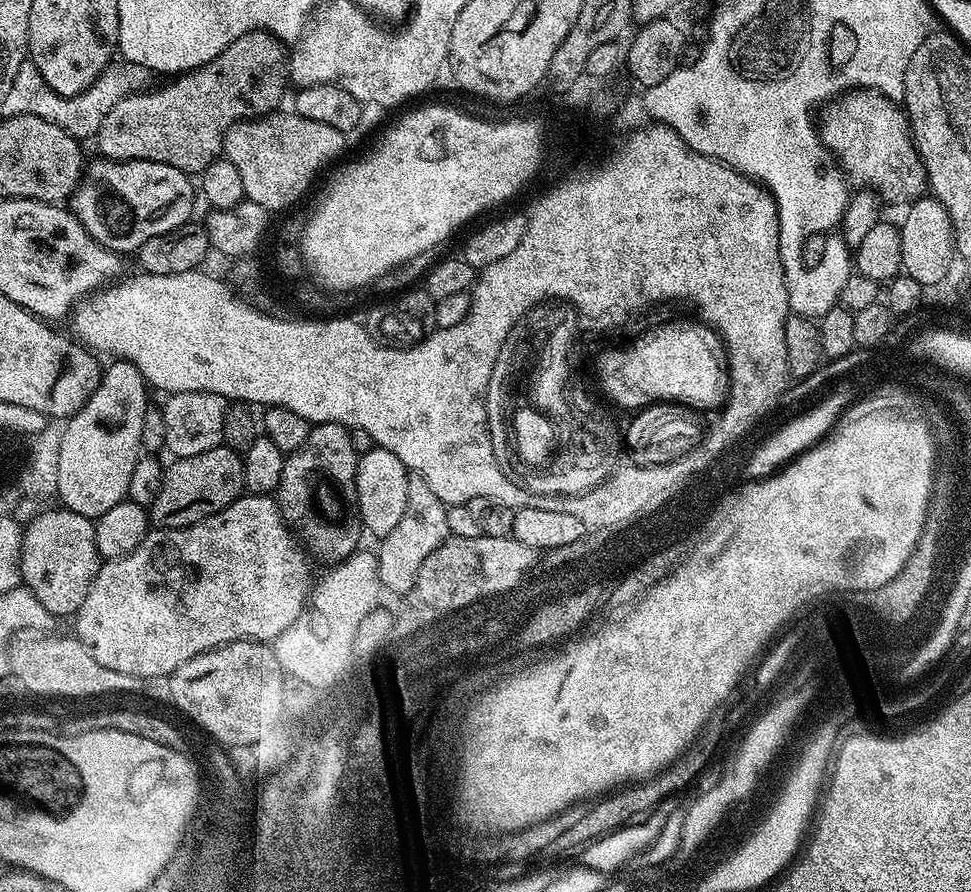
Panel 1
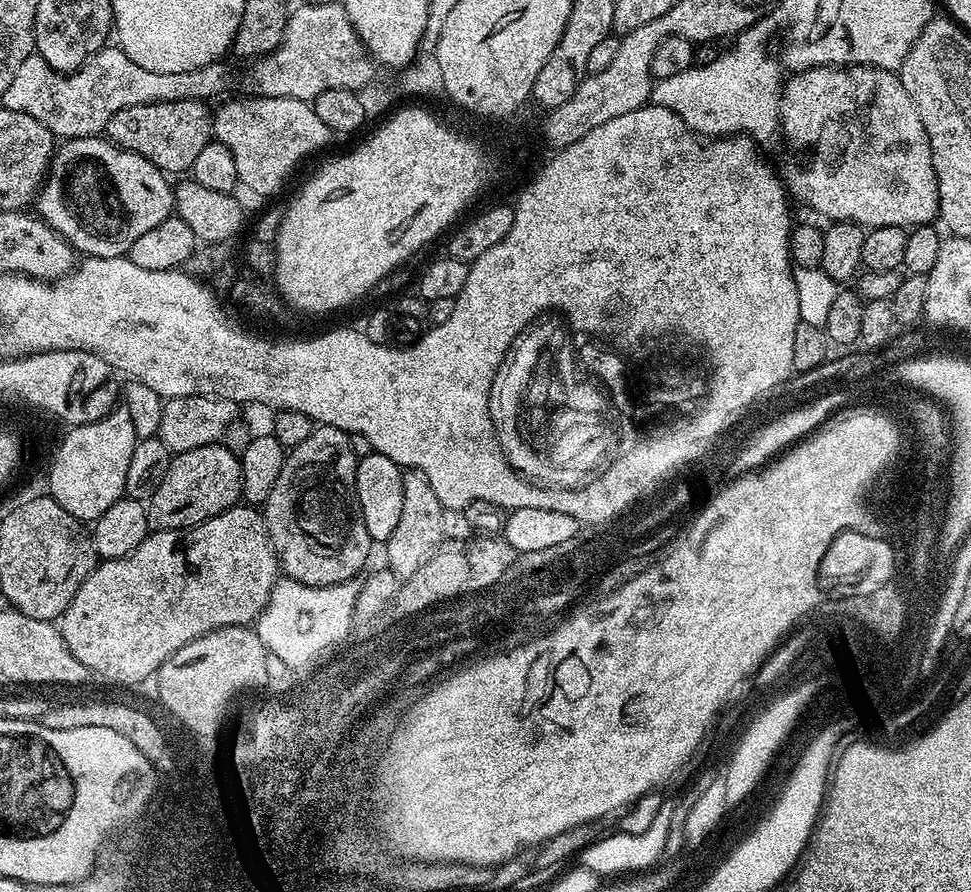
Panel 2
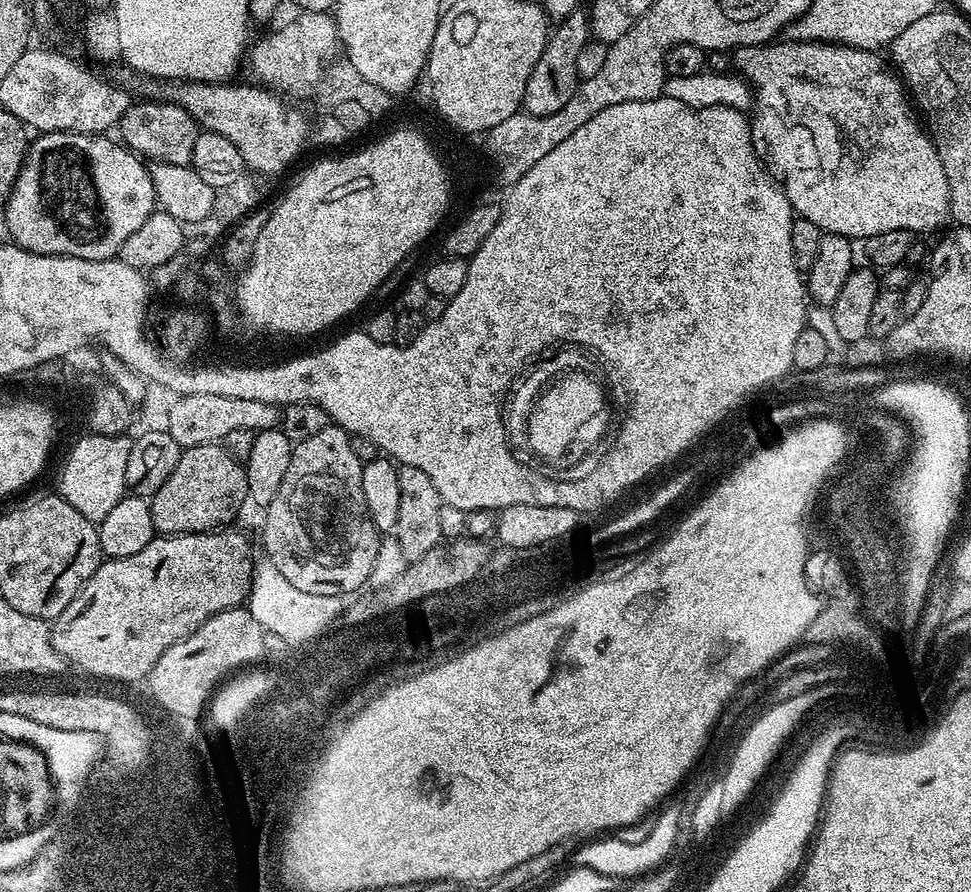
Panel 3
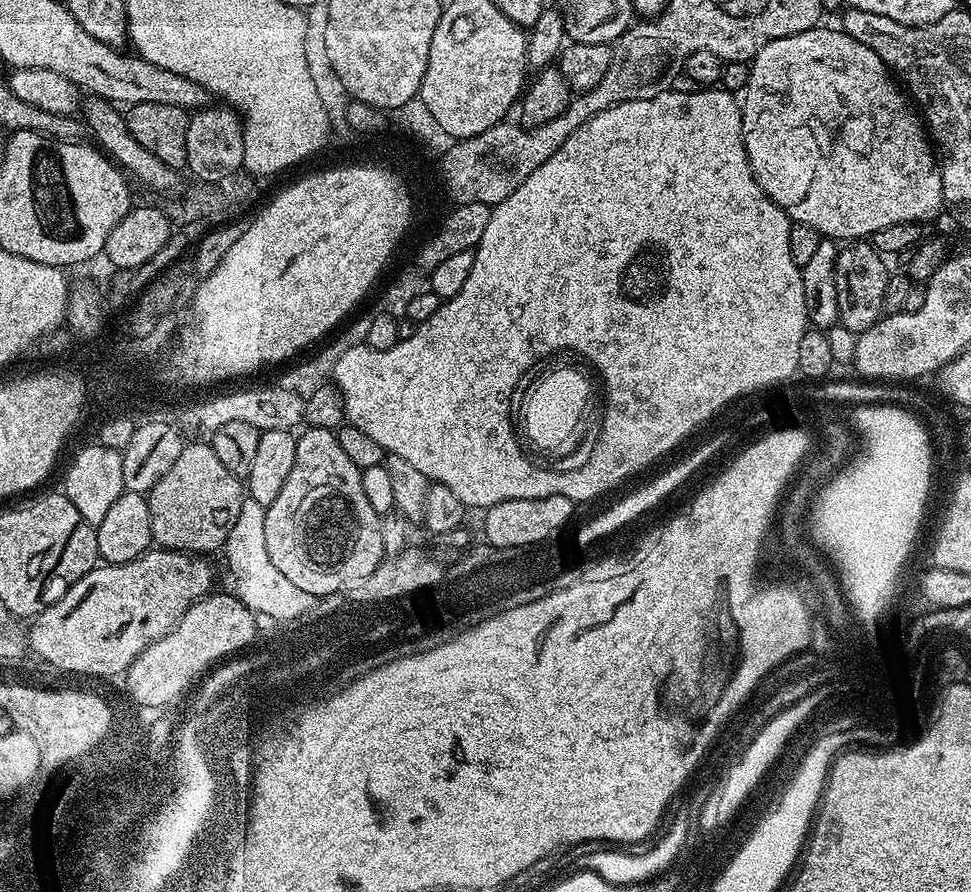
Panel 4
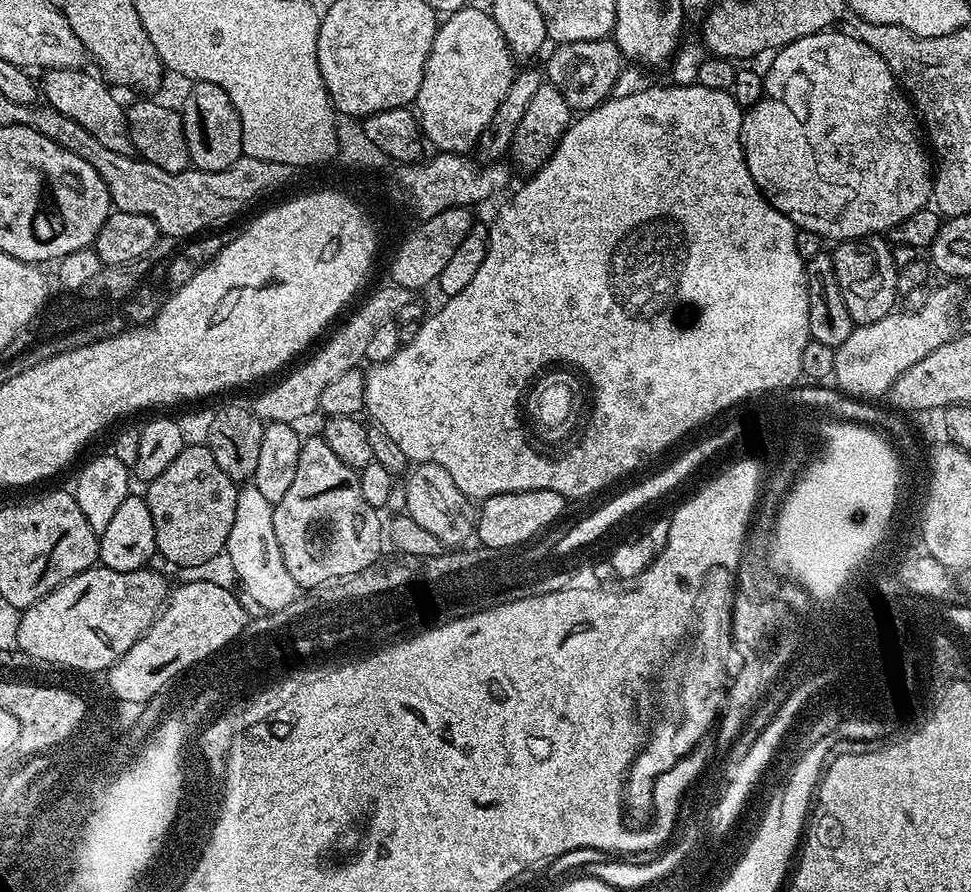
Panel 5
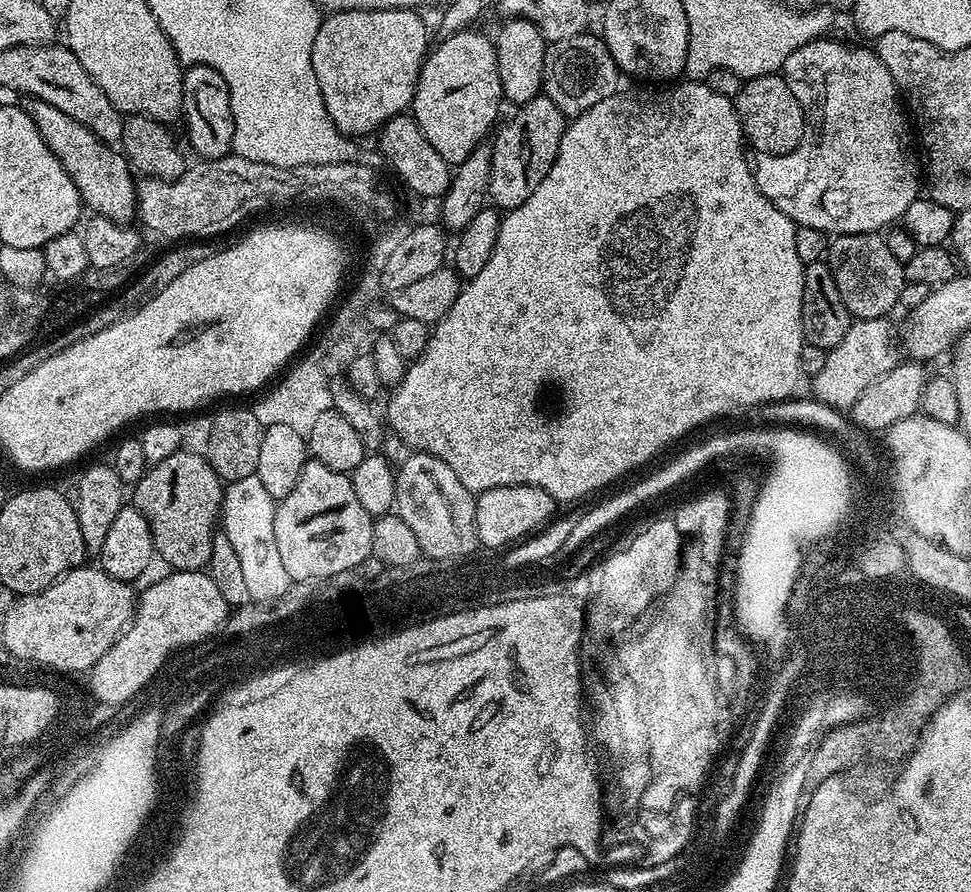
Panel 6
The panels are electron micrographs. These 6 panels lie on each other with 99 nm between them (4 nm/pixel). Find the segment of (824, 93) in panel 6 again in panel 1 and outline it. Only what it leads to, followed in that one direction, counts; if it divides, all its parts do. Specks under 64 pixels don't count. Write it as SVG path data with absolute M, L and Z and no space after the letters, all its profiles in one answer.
M871 88L845 92L819 113L818 131L820 139L849 181L857 180L857 185L871 188L885 201L912 202L925 195L928 176L920 155L916 153L908 117L897 101Z

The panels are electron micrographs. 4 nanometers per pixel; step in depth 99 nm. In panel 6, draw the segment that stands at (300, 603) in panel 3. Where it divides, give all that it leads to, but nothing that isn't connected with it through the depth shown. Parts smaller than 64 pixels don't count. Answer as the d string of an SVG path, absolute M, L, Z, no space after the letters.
M256 475L231 481L224 489L222 531L238 554L253 601L276 600L290 587L286 566L282 566L282 558L278 555L278 542L274 542L275 513L276 504Z

